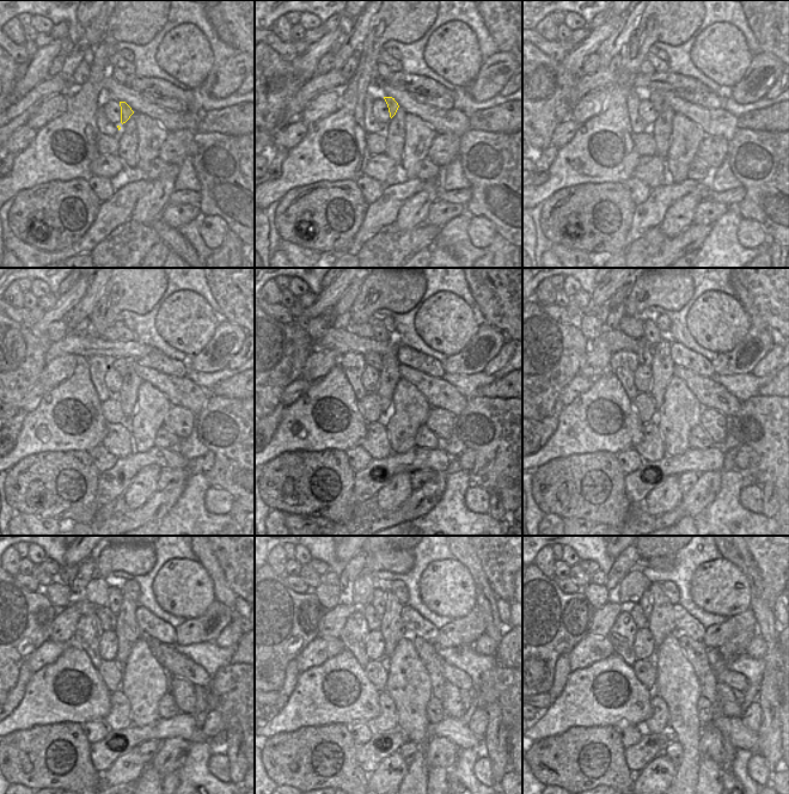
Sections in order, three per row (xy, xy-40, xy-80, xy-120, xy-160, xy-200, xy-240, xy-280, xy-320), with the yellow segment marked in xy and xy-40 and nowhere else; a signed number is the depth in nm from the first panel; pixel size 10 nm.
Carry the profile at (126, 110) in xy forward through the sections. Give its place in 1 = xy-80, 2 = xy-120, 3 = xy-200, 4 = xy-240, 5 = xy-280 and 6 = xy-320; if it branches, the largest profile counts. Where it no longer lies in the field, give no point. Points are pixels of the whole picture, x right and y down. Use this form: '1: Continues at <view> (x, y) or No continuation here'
1: Continues at xy-80 (654, 96)
2: Continues at xy-120 (120, 364)
3: Continues at xy-200 (644, 354)
4: Continues at xy-240 (108, 618)
5: Continues at xy-280 (373, 620)
6: Continues at xy-320 (635, 610).

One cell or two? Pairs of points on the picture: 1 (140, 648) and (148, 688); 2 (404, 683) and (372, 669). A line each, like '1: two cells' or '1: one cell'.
1: one cell
2: two cells

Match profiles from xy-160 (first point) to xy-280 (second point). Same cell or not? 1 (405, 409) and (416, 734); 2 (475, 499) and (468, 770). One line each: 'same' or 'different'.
1: same
2: different

